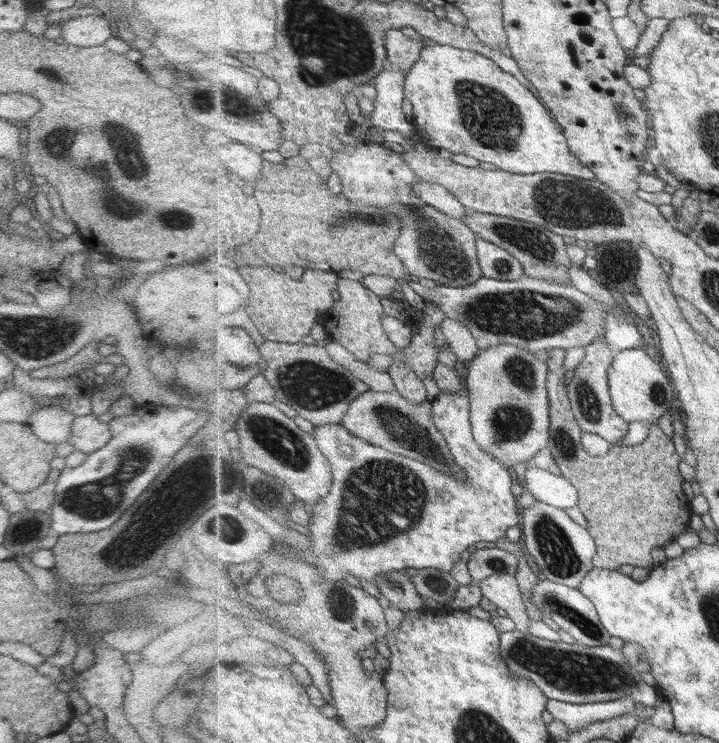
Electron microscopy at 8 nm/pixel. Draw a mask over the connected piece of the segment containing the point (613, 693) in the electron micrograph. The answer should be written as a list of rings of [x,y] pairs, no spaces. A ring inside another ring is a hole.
[[[516,628],[500,637],[501,655],[513,673],[511,677],[529,677],[551,700],[579,705],[633,697],[637,703],[654,707],[662,696],[657,685],[649,686],[641,678],[641,670],[629,664],[622,649],[553,642]]]

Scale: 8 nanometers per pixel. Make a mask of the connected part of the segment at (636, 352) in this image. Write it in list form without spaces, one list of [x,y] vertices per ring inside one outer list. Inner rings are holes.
[[[631,348],[616,353],[608,378],[613,405],[625,421],[641,420],[653,426],[666,412],[674,416],[678,415],[676,388],[651,349]]]

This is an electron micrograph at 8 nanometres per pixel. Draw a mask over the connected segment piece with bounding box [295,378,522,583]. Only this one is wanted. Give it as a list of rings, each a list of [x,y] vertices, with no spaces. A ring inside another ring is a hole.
[[[460,378],[460,383],[463,386],[461,391],[455,392],[455,394],[440,392],[432,401],[432,404],[433,422],[435,422],[437,428],[443,433],[445,440],[449,442],[451,452],[453,452],[457,464],[459,464],[459,466],[463,468],[463,472],[465,472],[461,475],[461,478],[465,479],[461,479],[461,481],[455,479],[455,477],[441,474],[441,470],[437,470],[437,468],[425,464],[425,461],[407,459],[406,456],[389,452],[387,449],[371,444],[368,441],[359,438],[359,436],[355,436],[352,432],[349,432],[349,429],[345,428],[342,424],[318,426],[313,430],[313,435],[315,436],[319,448],[324,452],[325,456],[328,457],[333,466],[333,488],[325,499],[312,505],[313,513],[311,514],[309,520],[310,525],[307,529],[311,532],[311,538],[309,540],[311,540],[313,546],[309,548],[309,552],[305,552],[305,550],[295,550],[295,556],[297,556],[297,558],[301,558],[303,562],[307,562],[308,564],[313,564],[313,566],[315,566],[315,568],[317,568],[317,570],[319,570],[319,572],[321,572],[321,574],[323,574],[330,582],[337,582],[339,580],[350,580],[353,582],[356,582],[357,580],[366,580],[370,583],[375,583],[379,574],[389,574],[389,572],[395,572],[395,570],[405,571],[406,568],[415,568],[417,570],[421,570],[422,568],[438,568],[441,572],[451,572],[451,568],[453,568],[459,560],[466,558],[466,550],[469,550],[469,546],[475,546],[477,542],[497,542],[499,538],[503,538],[505,534],[507,534],[509,528],[513,528],[513,526],[517,527],[517,524],[519,524],[519,521],[522,519],[522,509],[518,505],[517,497],[512,491],[513,474],[507,466],[503,465],[503,463],[495,457],[495,455],[483,451],[481,445],[475,440],[471,416],[472,404],[471,398],[469,398],[466,378]],[[342,444],[347,444],[353,448],[351,458],[346,458],[339,450],[339,446]]]

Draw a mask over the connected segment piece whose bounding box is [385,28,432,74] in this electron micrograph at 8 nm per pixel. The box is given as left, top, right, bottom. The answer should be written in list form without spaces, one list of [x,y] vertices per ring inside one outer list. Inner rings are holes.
[[[395,28],[385,32],[385,50],[388,53],[388,60],[401,67],[405,74],[421,58],[421,50],[430,43],[432,42],[429,38],[421,36],[421,39],[411,39]]]

